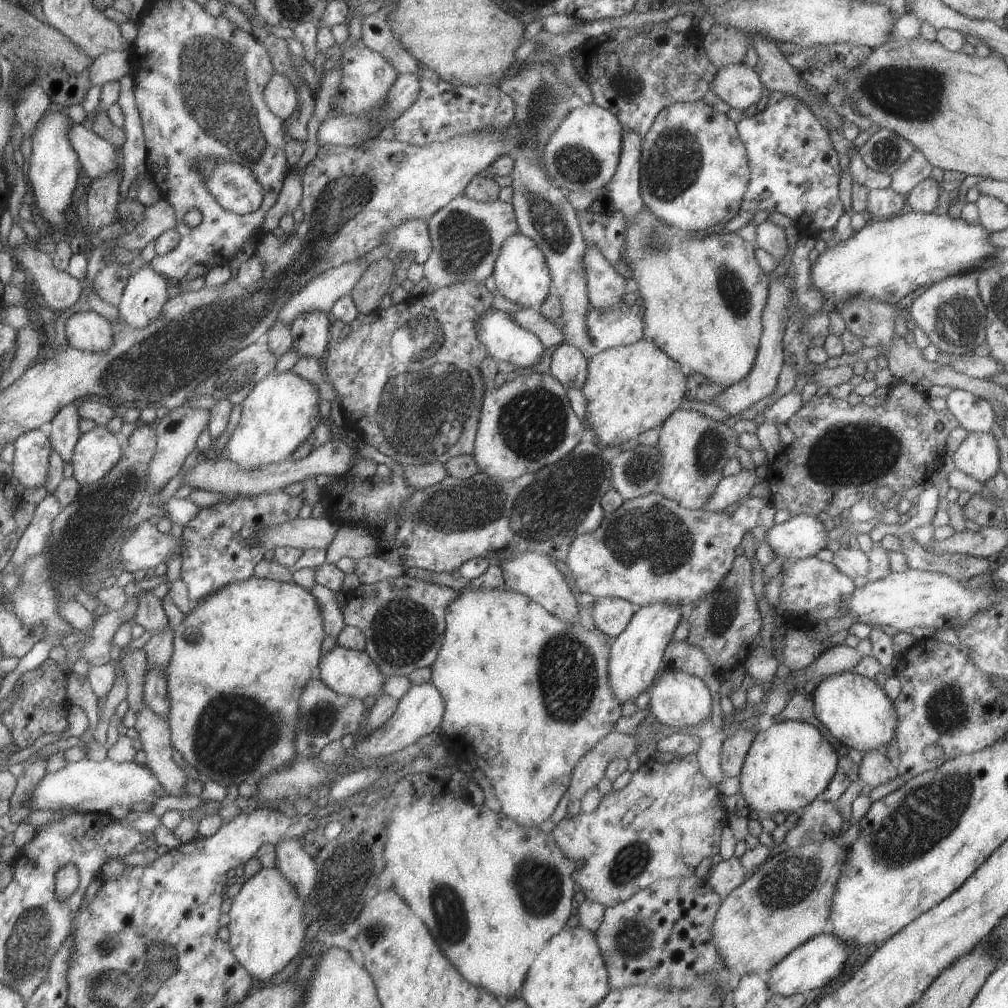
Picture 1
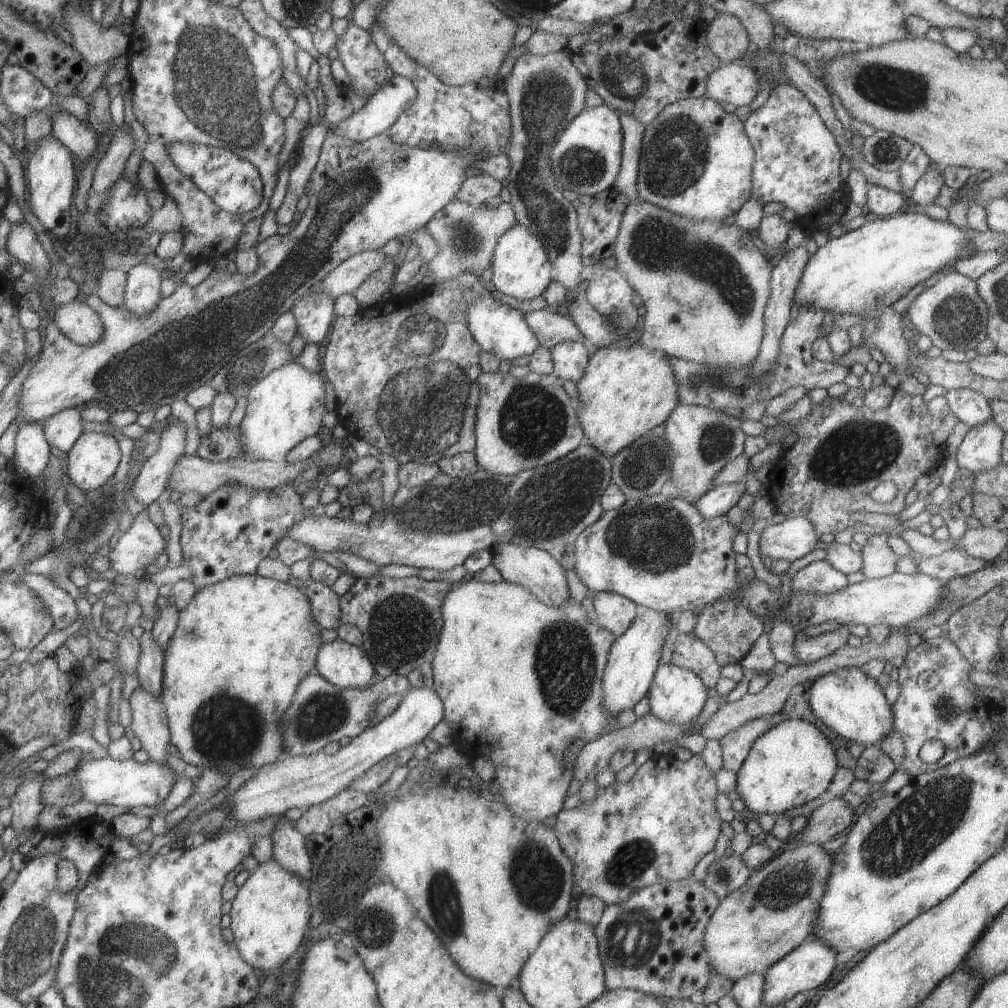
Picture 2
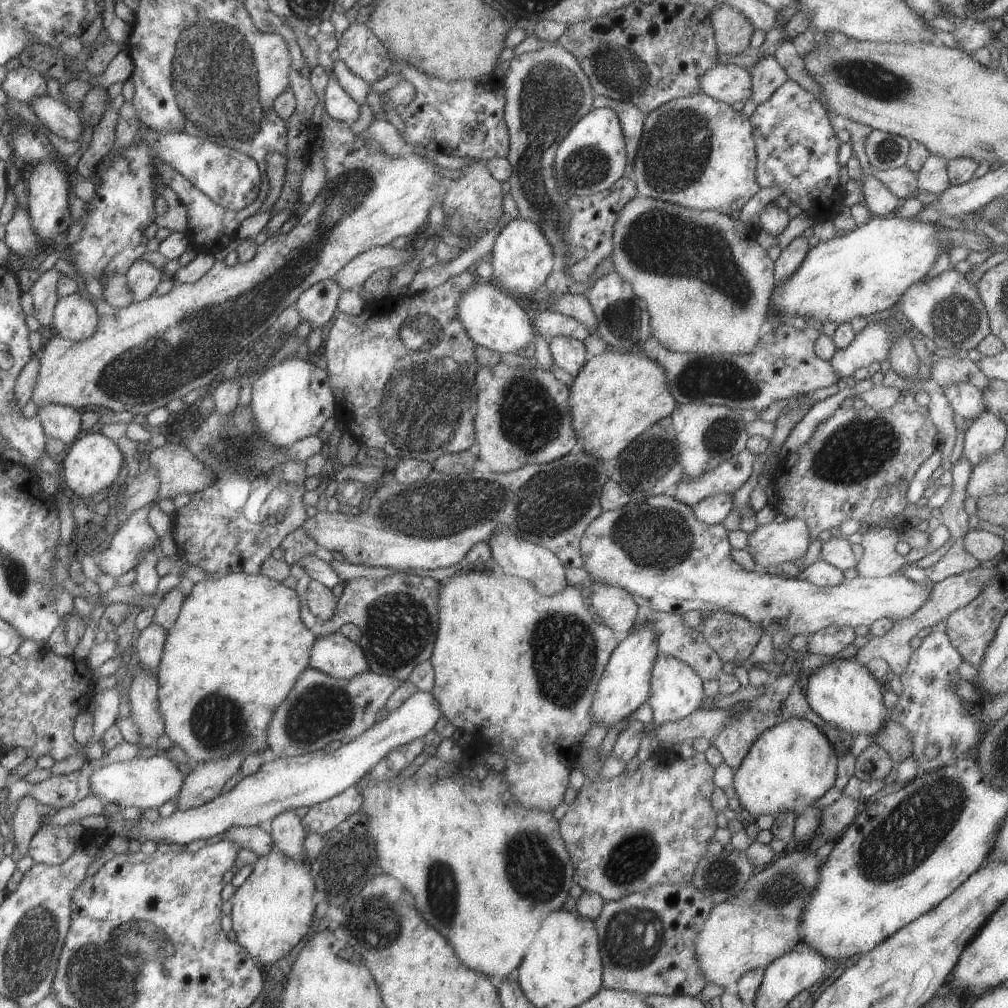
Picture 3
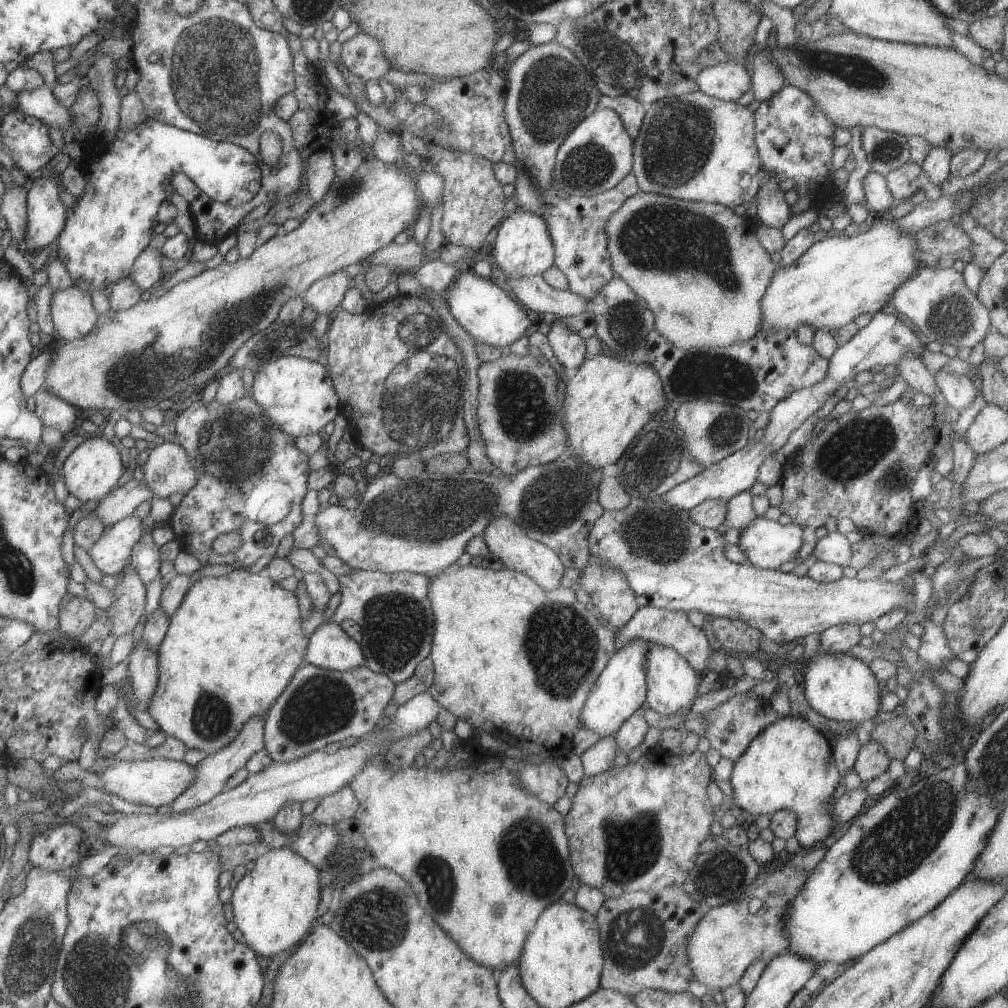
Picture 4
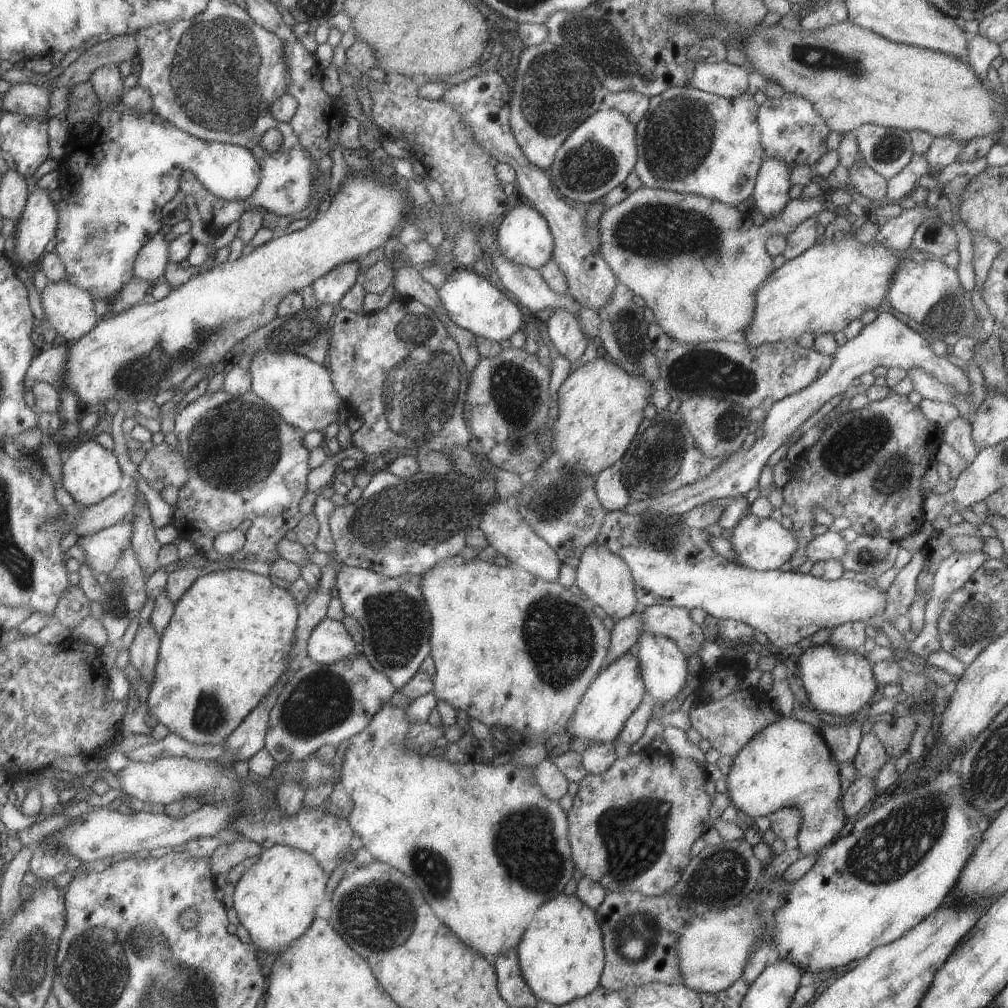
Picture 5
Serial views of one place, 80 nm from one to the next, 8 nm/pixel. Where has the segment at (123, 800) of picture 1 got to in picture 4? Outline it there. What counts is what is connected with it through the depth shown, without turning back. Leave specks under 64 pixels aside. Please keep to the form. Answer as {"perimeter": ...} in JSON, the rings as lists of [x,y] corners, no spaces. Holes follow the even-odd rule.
{"perimeter":[[[153,758],[145,761],[119,761],[113,767],[105,767],[97,773],[105,792],[136,804],[145,804],[157,808],[162,804],[171,804],[177,796],[186,791],[194,780],[196,768],[186,762]]]}

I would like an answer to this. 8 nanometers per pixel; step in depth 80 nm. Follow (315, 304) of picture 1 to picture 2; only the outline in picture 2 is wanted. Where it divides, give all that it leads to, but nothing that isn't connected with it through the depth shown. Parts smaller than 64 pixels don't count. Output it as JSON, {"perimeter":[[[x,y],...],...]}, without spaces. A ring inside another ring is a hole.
{"perimeter":[[[381,249],[368,250],[354,254],[346,258],[339,266],[335,267],[327,277],[319,282],[316,291],[321,289],[328,295],[331,295],[332,299],[343,293],[351,293],[369,276],[369,274],[377,270],[387,259],[391,258],[385,255]]]}

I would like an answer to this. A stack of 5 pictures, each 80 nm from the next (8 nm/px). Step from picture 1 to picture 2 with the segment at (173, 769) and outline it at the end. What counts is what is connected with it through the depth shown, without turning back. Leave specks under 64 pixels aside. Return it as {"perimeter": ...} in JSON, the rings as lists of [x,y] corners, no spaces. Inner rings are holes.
{"perimeter":[[[141,686],[132,690],[128,703],[131,712],[130,728],[140,740],[141,750],[144,750],[147,758],[167,765],[165,756],[170,734],[164,706],[153,693]]]}

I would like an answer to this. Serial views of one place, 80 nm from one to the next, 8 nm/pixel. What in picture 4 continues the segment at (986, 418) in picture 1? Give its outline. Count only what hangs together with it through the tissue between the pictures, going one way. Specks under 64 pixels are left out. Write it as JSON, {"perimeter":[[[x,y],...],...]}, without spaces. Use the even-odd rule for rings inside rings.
{"perimeter":[[[943,369],[933,370],[933,375],[946,404],[955,407],[958,412],[975,398],[977,392],[968,376],[945,372]]]}

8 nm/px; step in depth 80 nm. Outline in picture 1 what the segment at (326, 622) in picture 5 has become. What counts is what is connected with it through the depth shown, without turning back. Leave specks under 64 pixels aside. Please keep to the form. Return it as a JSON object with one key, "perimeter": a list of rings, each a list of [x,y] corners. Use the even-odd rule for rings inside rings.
{"perimeter":[[[334,643],[330,647],[330,651],[322,654],[322,657],[318,660],[318,667],[320,668],[319,678],[334,693],[369,700],[370,702],[381,694],[386,679],[364,650],[351,650]]]}

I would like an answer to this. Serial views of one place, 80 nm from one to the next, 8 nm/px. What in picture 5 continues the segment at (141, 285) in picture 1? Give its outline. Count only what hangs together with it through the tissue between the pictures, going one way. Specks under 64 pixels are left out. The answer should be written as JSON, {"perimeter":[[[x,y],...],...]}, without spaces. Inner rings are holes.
{"perimeter":[[[157,231],[145,242],[137,251],[132,266],[133,276],[152,285],[162,280],[165,265],[169,262],[168,242],[163,235]]]}

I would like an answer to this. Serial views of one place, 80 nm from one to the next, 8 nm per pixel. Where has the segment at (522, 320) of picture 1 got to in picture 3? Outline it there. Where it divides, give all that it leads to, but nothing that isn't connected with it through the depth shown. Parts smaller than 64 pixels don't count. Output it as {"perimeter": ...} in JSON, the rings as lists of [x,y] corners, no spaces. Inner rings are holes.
{"perimeter":[[[540,310],[531,324],[535,334],[540,335],[546,342],[555,335],[569,336],[569,338],[582,341],[590,334],[579,321],[547,310]]]}

